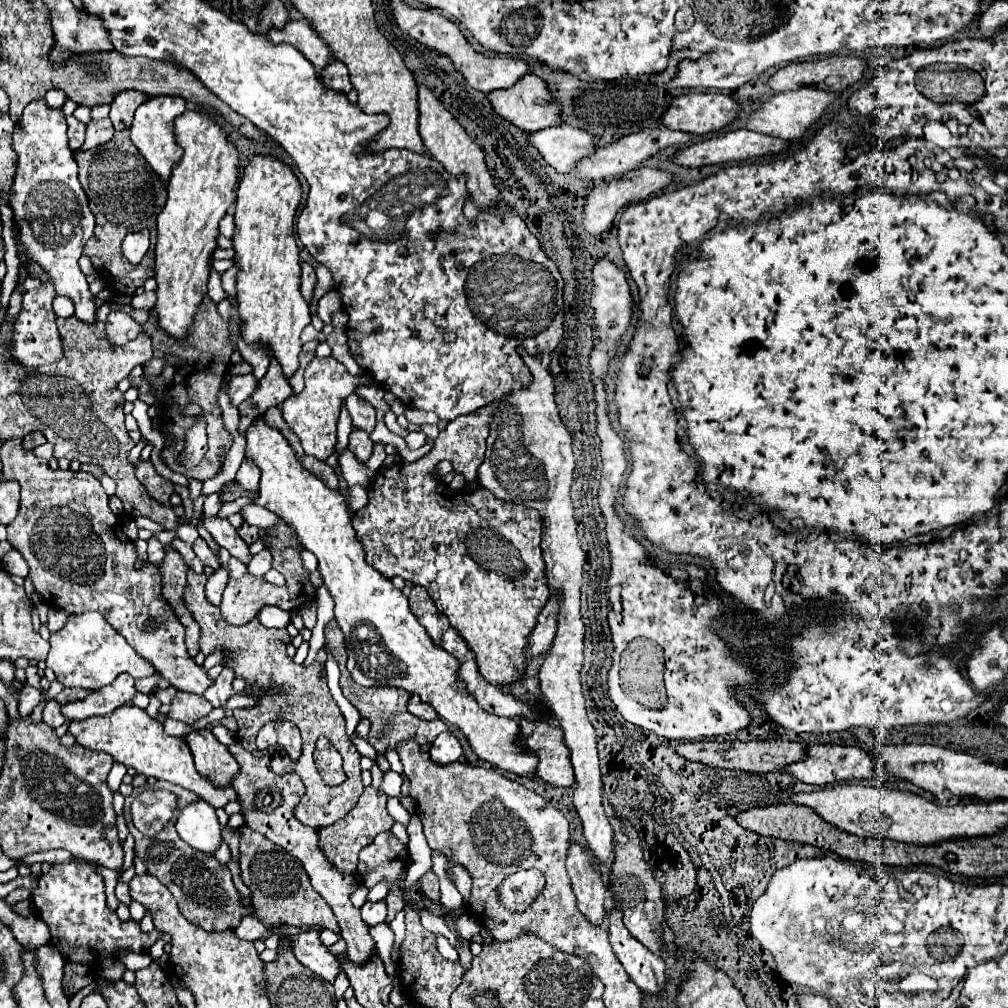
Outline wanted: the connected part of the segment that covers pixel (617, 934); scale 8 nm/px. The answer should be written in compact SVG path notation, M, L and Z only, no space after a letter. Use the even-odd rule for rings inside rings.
M612 908L610 910L610 944L612 950L616 954L616 958L620 960L620 964L624 966L624 970L628 972L630 980L648 994L658 994L664 988L666 982L666 974L664 974L664 960L660 956L656 956L654 952L650 952L644 944L640 944L624 926L622 922L622 914L620 910Z

